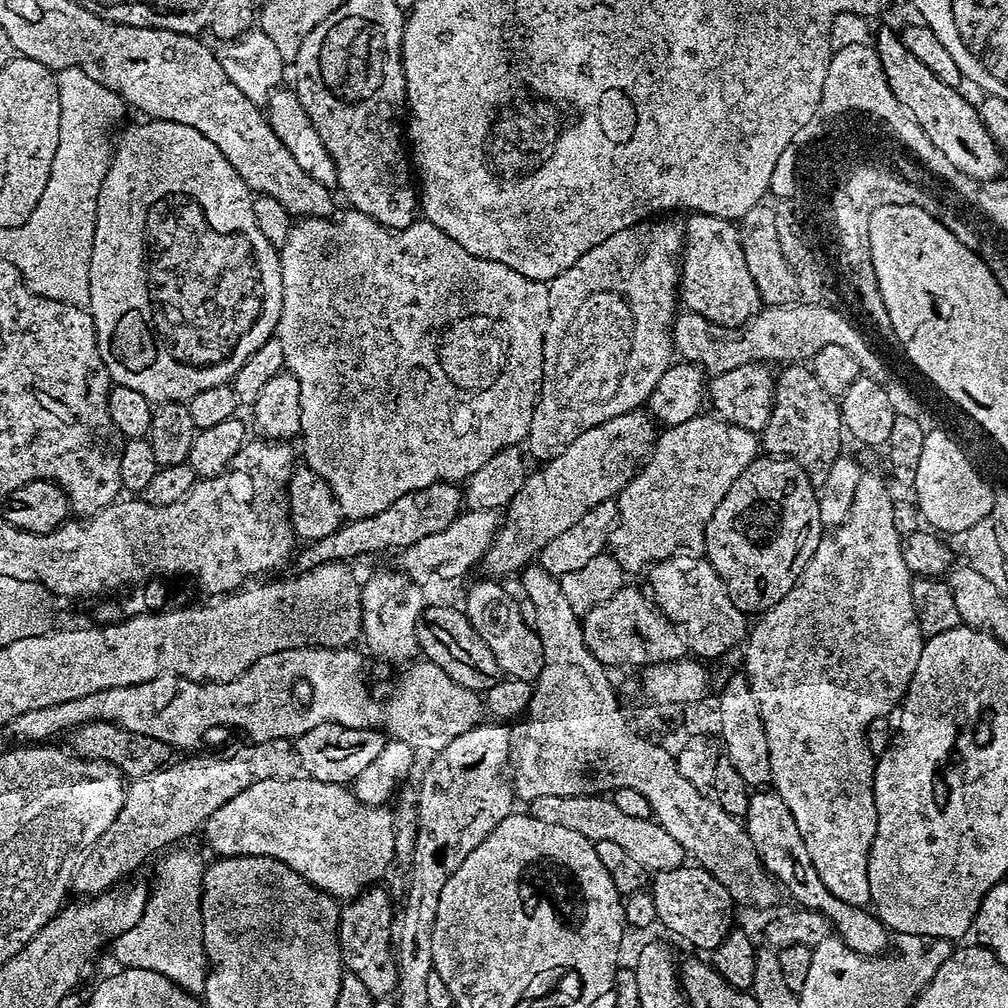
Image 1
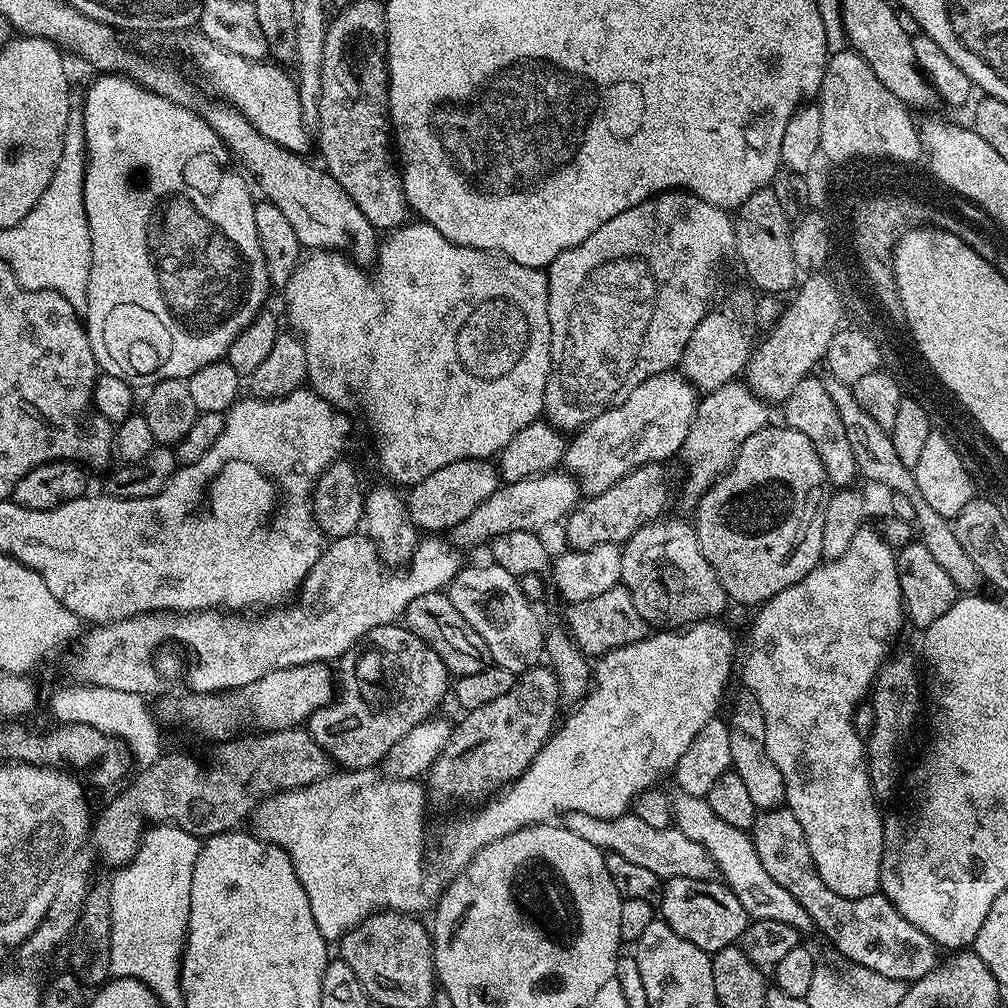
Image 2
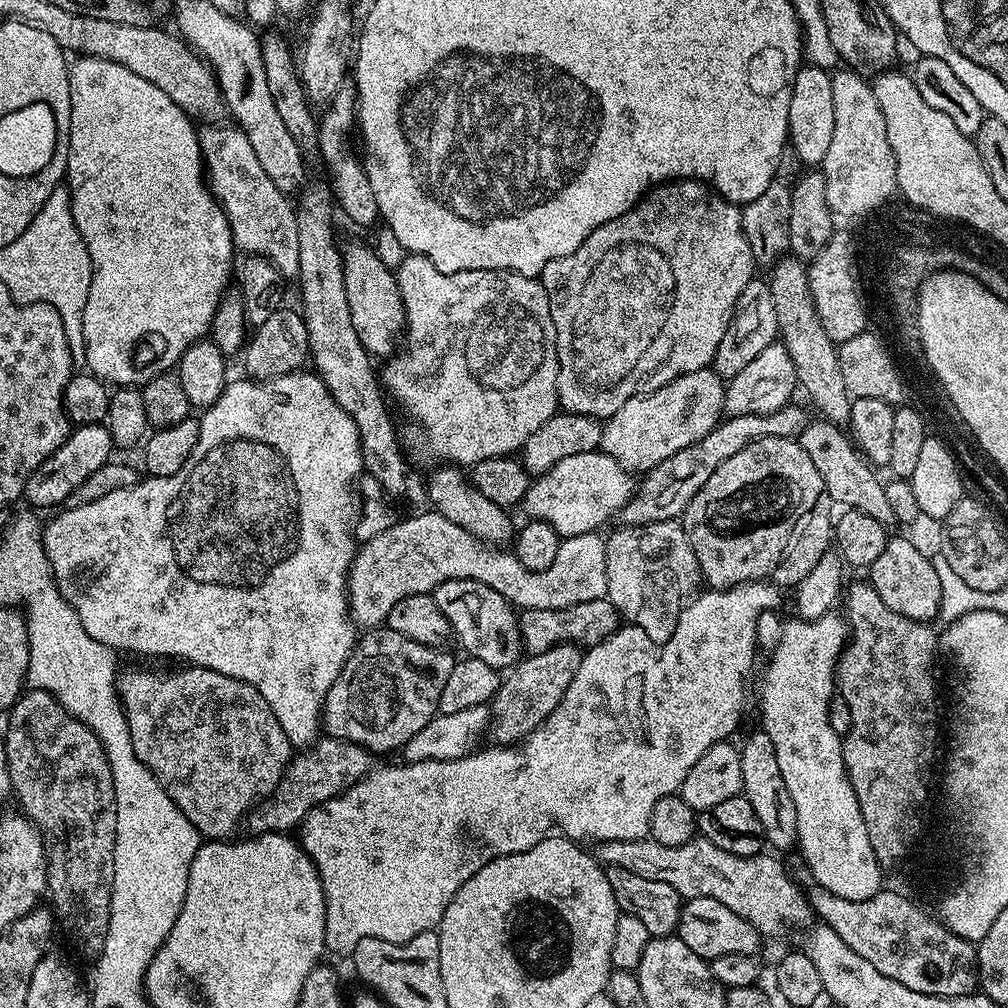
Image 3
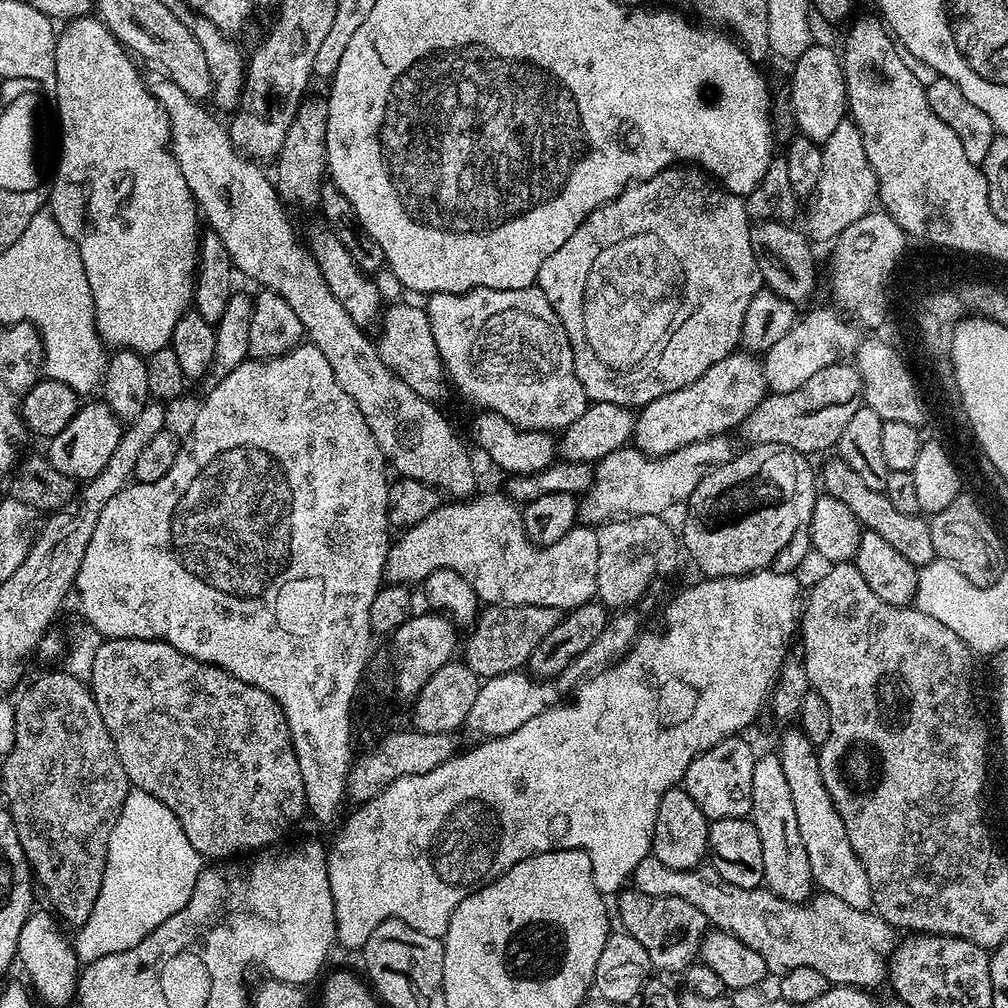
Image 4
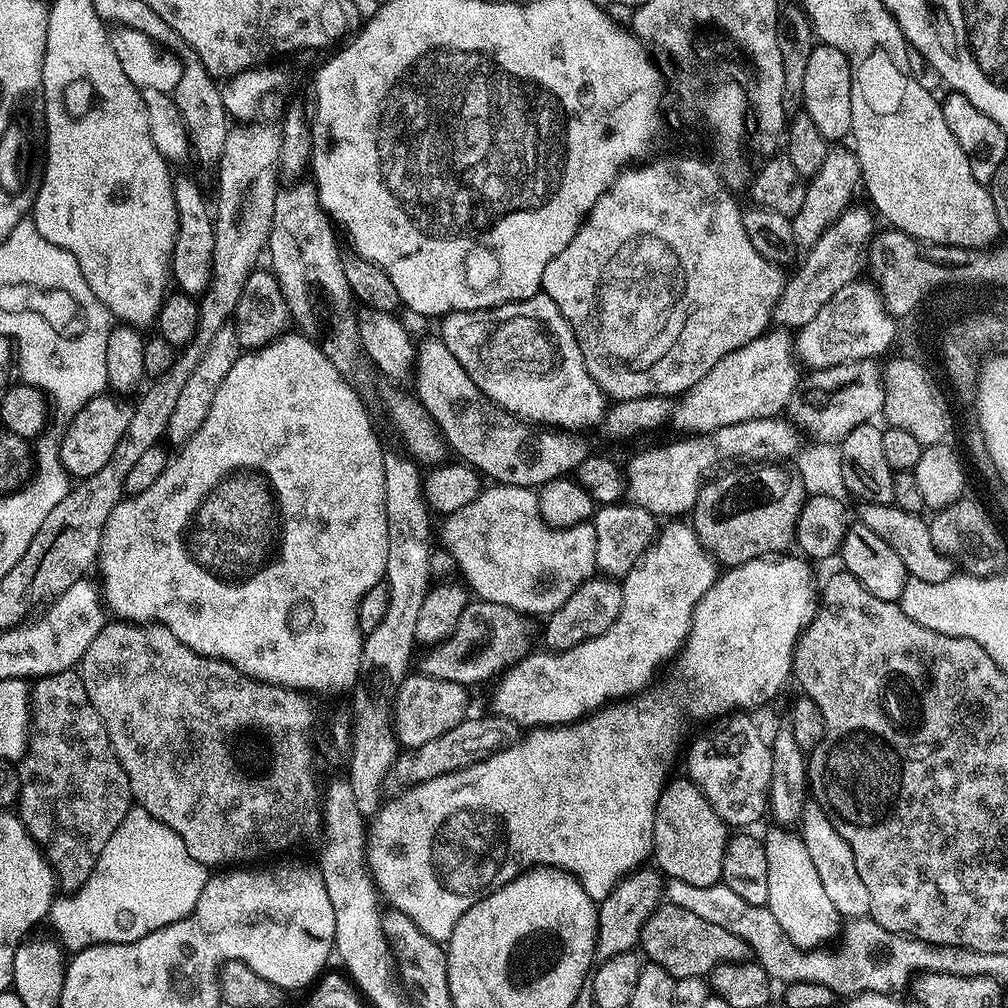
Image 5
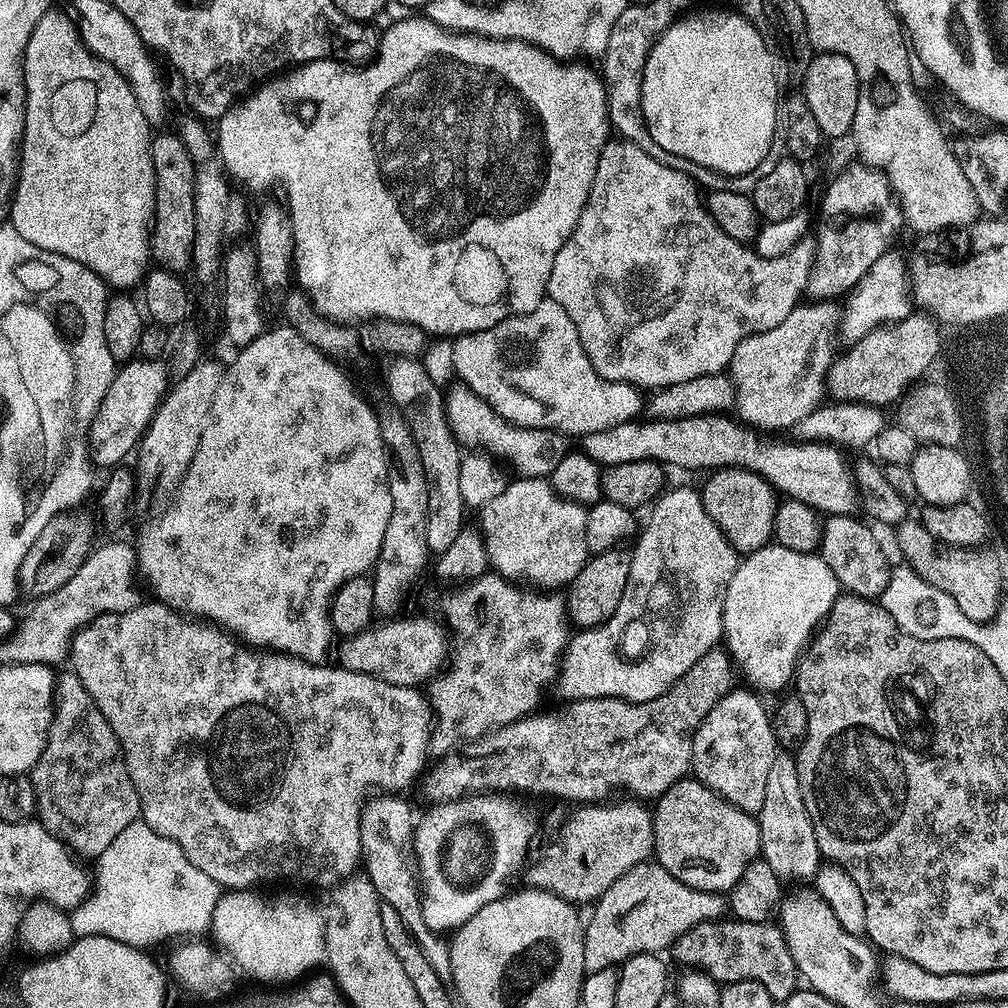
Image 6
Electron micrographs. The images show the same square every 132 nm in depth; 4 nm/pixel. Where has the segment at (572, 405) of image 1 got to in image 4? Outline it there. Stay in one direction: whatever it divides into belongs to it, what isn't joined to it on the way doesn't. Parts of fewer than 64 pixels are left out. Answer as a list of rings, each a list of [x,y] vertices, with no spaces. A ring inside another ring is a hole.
[[[696,166],[663,168],[649,180],[638,180],[629,184],[622,194],[618,194],[618,198],[598,206],[580,223],[578,230],[574,230],[574,234],[566,238],[566,243],[554,250],[554,254],[550,254],[546,262],[542,262],[542,270],[538,270],[536,284],[540,292],[546,294],[550,306],[554,306],[556,316],[570,338],[570,346],[574,350],[574,370],[589,401],[614,402],[633,410],[639,409],[654,402],[654,398],[662,398],[662,394],[670,394],[674,390],[682,390],[682,386],[690,386],[690,382],[702,378],[702,374],[706,374],[706,370],[710,370],[714,362],[722,362],[722,358],[737,351],[742,324],[746,312],[750,310],[750,300],[762,287],[760,267],[750,246],[750,236],[751,227],[744,200],[719,183],[713,182]]]

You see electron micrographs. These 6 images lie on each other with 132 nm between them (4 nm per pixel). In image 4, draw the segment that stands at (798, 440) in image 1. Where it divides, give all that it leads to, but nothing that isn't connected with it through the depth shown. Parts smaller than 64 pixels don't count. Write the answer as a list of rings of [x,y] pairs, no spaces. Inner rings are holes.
[[[833,458],[825,466],[824,476],[822,472],[822,488],[827,495],[838,498],[843,505],[848,506],[854,517],[867,531],[882,534],[882,538],[886,538],[886,542],[890,542],[890,546],[894,546],[894,550],[898,550],[898,554],[902,554],[906,562],[923,566],[937,559],[934,542],[930,538],[929,521],[923,515],[901,514],[883,492],[870,490],[870,486],[866,486],[866,482],[862,482],[862,478],[858,478],[858,474],[850,470],[845,460]]]

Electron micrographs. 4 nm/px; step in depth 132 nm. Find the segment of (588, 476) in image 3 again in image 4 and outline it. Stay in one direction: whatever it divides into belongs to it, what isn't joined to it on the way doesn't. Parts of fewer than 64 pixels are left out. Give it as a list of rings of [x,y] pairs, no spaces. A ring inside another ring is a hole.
[[[727,435],[722,436],[711,436],[706,438],[702,442],[697,444],[687,444],[682,446],[678,450],[674,450],[670,454],[665,456],[646,456],[639,448],[635,446],[625,446],[614,450],[614,454],[606,454],[606,458],[602,458],[598,461],[594,468],[594,475],[592,477],[592,491],[583,493],[582,499],[579,501],[580,515],[578,517],[579,523],[584,526],[599,526],[609,520],[618,520],[621,518],[627,518],[629,516],[664,516],[667,513],[667,508],[672,508],[675,504],[683,505],[687,501],[688,497],[691,496],[693,490],[698,486],[698,482],[702,482],[704,476],[708,476],[718,466],[726,466],[726,462],[730,462],[734,455],[734,449],[732,444],[728,441]]]

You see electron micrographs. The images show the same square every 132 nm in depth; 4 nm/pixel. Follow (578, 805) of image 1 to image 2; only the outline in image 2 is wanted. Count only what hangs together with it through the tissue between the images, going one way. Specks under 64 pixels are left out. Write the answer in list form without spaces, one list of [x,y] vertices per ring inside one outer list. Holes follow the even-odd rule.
[[[573,812],[567,817],[567,827],[578,834],[578,838],[586,838],[595,848],[604,852],[617,852],[631,860],[637,860],[646,870],[654,870],[661,878],[681,876],[682,878],[709,879],[713,875],[714,865],[710,854],[702,844],[694,842],[694,838],[686,838],[679,828],[655,828],[642,822],[634,814],[625,814],[613,820],[603,820],[587,816],[584,812]]]

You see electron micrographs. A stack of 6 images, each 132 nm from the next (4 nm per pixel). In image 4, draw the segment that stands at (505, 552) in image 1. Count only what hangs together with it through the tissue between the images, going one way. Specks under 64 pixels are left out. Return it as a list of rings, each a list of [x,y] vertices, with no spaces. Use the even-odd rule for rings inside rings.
[[[737,350],[722,358],[722,362],[714,362],[690,386],[662,394],[662,398],[643,405],[636,416],[635,447],[646,456],[665,456],[687,444],[731,433],[731,428],[739,429],[740,423],[764,401],[767,392],[763,363],[755,355]]]

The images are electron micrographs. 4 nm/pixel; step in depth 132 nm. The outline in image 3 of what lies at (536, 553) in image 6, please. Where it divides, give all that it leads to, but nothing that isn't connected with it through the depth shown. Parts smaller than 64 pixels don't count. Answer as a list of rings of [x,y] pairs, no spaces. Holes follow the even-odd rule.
[[[435,510],[427,511],[428,512],[422,513],[421,516],[412,516],[409,520],[401,519],[394,527],[389,528],[388,531],[363,541],[363,543],[359,545],[357,554],[355,558],[352,559],[352,569],[348,571],[348,607],[350,609],[350,615],[357,625],[365,624],[363,627],[368,630],[383,625],[385,621],[387,621],[390,610],[394,606],[394,602],[402,602],[402,598],[404,596],[409,596],[410,594],[418,594],[419,596],[422,596],[435,593],[436,587],[447,580],[477,580],[486,586],[490,586],[494,590],[498,590],[498,592],[508,600],[509,604],[513,606],[519,605],[521,609],[565,608],[566,606],[574,606],[578,602],[594,602],[595,600],[602,600],[608,595],[608,545],[605,537],[603,535],[600,537],[601,533],[599,531],[587,532],[586,534],[578,534],[577,536],[569,536],[561,539],[558,554],[554,554],[554,562],[550,562],[550,566],[546,566],[546,570],[542,570],[541,572],[531,572],[520,566],[515,551],[505,550],[500,546],[493,546],[489,541],[480,540],[474,534],[470,534],[462,526],[454,526],[454,522],[450,522],[445,516],[441,516],[439,512]]]

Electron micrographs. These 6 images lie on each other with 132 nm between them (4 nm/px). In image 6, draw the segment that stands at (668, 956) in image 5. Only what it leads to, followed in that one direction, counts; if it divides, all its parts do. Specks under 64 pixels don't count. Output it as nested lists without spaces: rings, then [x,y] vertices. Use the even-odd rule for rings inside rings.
[[[721,918],[686,930],[670,948],[680,964],[705,972],[717,984],[733,984],[749,980],[766,986],[773,1001],[783,1002],[798,988],[796,963],[788,949],[783,931],[775,923],[742,922],[735,918]]]

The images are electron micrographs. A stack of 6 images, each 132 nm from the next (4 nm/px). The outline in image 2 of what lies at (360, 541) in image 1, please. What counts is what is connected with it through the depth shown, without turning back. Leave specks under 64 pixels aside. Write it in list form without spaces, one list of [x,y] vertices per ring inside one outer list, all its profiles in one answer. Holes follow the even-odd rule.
[[[491,459],[459,460],[434,470],[430,478],[411,485],[406,492],[408,516],[417,529],[424,534],[448,534],[460,525],[490,494],[494,494],[501,485],[499,467]]]

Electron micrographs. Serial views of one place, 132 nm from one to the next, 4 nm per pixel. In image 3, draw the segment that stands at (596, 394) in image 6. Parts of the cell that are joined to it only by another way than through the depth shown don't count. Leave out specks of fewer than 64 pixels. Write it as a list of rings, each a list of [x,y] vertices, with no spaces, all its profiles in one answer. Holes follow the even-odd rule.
[[[425,256],[405,257],[395,274],[404,303],[406,335],[402,350],[385,363],[389,364],[384,372],[382,368],[383,387],[390,396],[392,391],[410,419],[420,423],[429,450],[440,462],[471,466],[486,458],[519,453],[526,438],[556,415],[560,403],[556,331],[554,318],[550,318],[550,298],[543,284],[517,272],[443,272]]]

